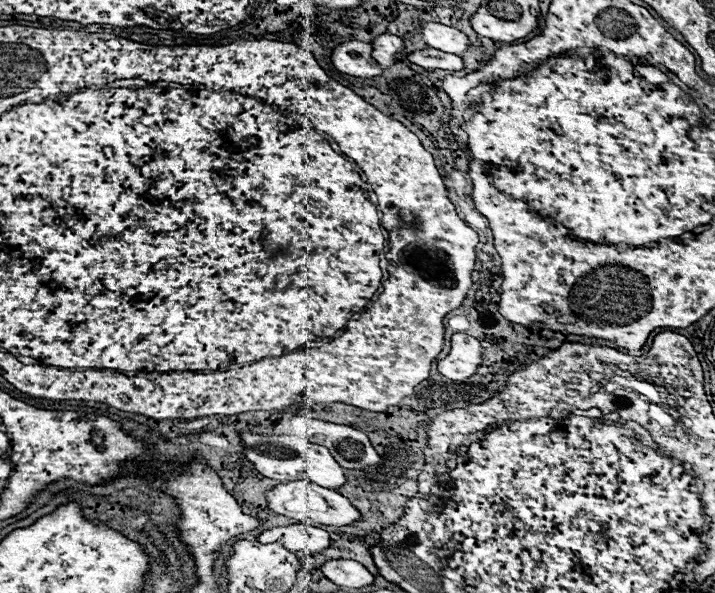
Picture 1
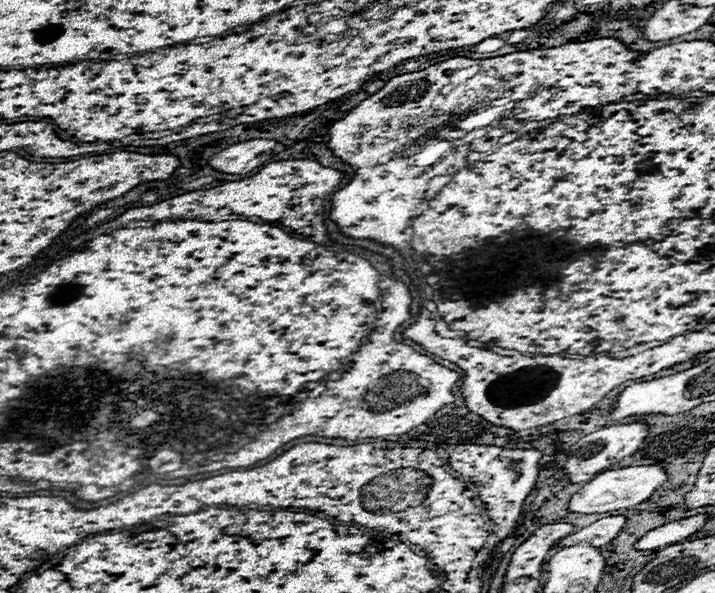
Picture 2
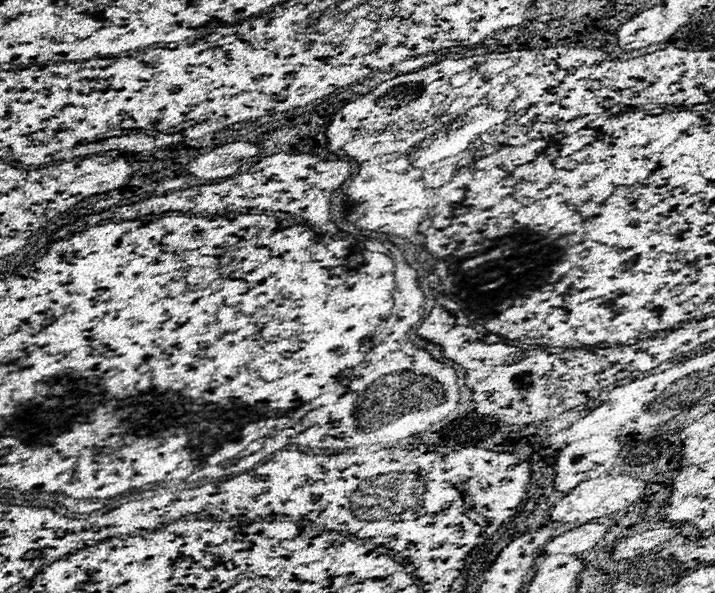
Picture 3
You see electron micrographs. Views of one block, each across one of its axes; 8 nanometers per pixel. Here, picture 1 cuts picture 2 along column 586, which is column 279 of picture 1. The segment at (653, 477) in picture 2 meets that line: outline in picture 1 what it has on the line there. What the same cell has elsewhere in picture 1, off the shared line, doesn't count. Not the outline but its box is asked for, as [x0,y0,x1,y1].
[266,480,360,526]

